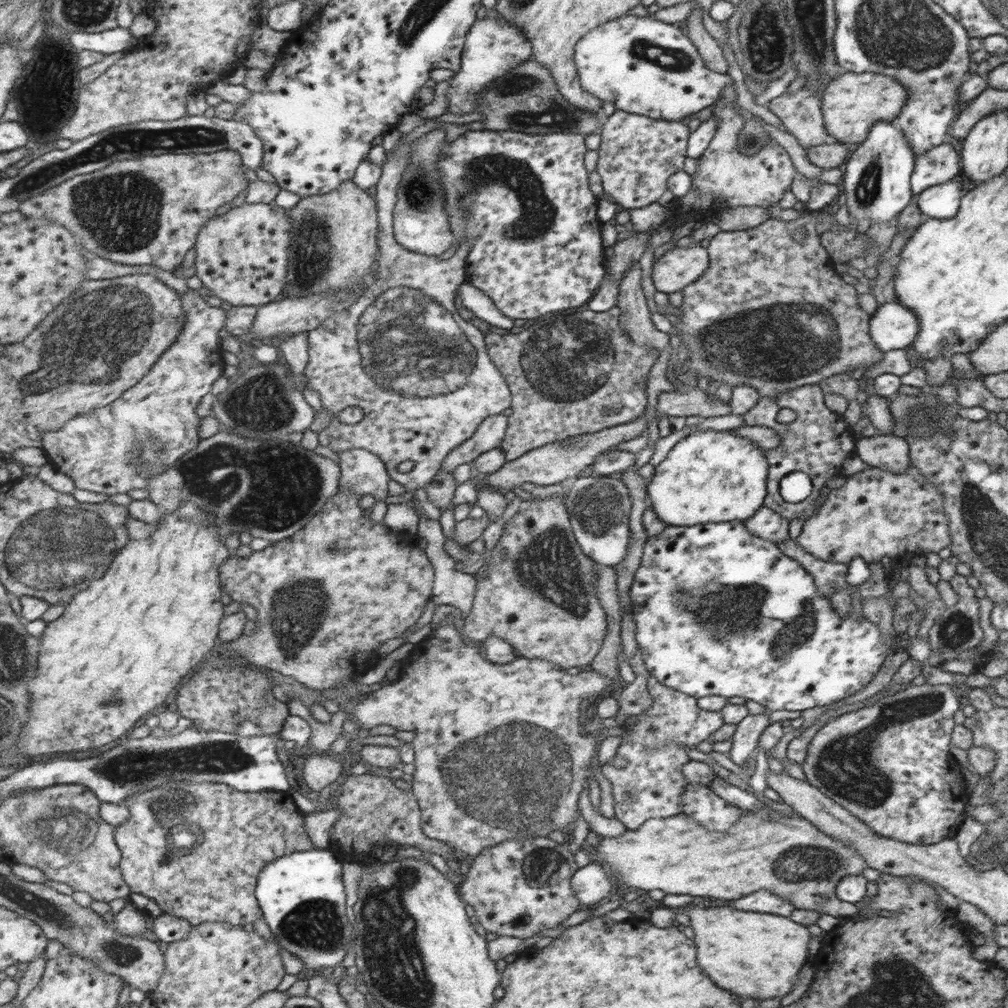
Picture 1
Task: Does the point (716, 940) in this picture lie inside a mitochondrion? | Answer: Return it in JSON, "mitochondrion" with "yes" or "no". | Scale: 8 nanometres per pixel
{"mitochondrion":"no"}

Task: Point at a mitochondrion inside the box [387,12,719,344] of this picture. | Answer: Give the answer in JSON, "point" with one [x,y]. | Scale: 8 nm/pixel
{"point":[536,218]}

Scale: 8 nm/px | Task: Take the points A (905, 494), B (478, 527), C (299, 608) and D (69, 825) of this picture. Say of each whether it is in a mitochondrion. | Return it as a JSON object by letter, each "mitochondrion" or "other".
{"A":"other","B":"other","C":"mitochondrion","D":"mitochondrion"}

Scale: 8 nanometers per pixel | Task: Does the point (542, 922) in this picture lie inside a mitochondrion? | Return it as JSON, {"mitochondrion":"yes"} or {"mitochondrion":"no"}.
{"mitochondrion":"no"}

